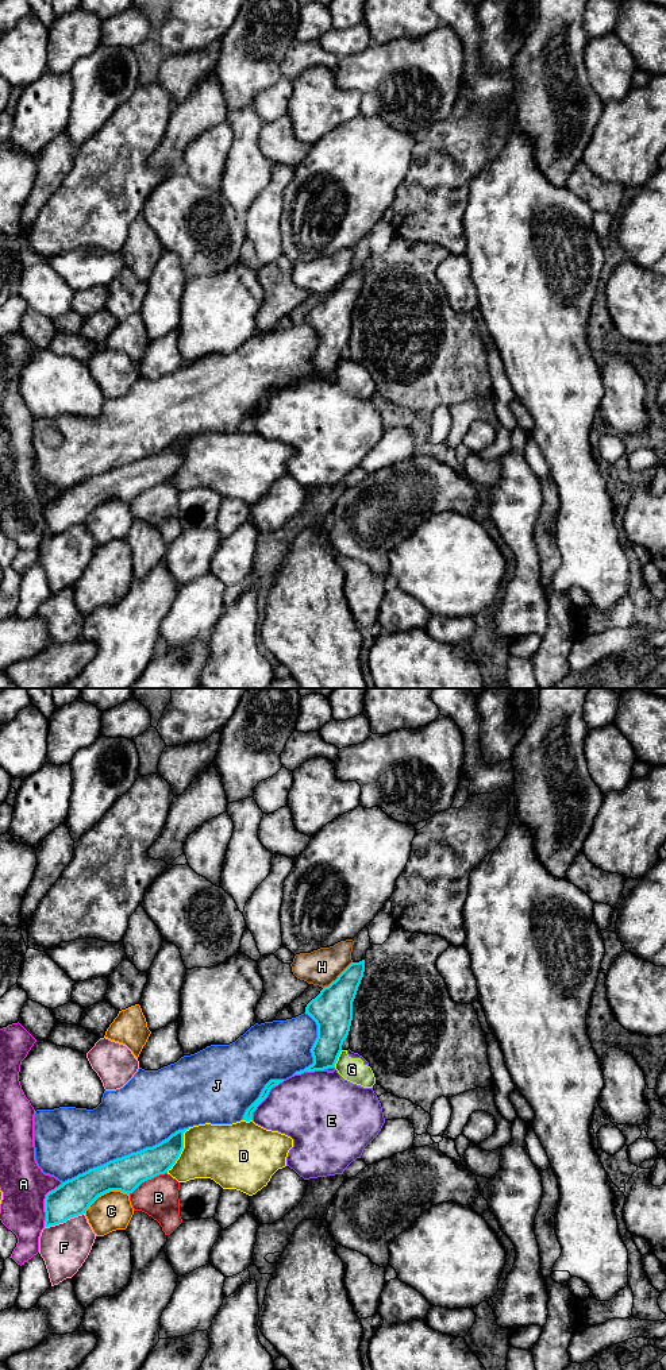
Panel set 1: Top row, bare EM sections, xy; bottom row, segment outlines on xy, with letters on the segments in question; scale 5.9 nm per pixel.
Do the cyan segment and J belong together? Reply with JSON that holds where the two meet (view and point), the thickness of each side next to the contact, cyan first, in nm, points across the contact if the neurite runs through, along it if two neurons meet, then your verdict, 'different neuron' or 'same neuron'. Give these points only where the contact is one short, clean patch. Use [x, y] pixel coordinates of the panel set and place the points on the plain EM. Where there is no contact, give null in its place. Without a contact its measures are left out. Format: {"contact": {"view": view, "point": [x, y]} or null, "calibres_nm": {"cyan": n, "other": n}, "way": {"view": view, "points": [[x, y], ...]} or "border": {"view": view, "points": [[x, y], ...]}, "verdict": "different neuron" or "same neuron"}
{"contact": {"view": "xy", "point": [124, 464]}, "calibres_nm": {"cyan": 200, "other": 380}, "verdict": "same neuron"}

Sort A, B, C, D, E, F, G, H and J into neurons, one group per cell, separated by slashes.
A / B / C / D / E G / F / H / J

